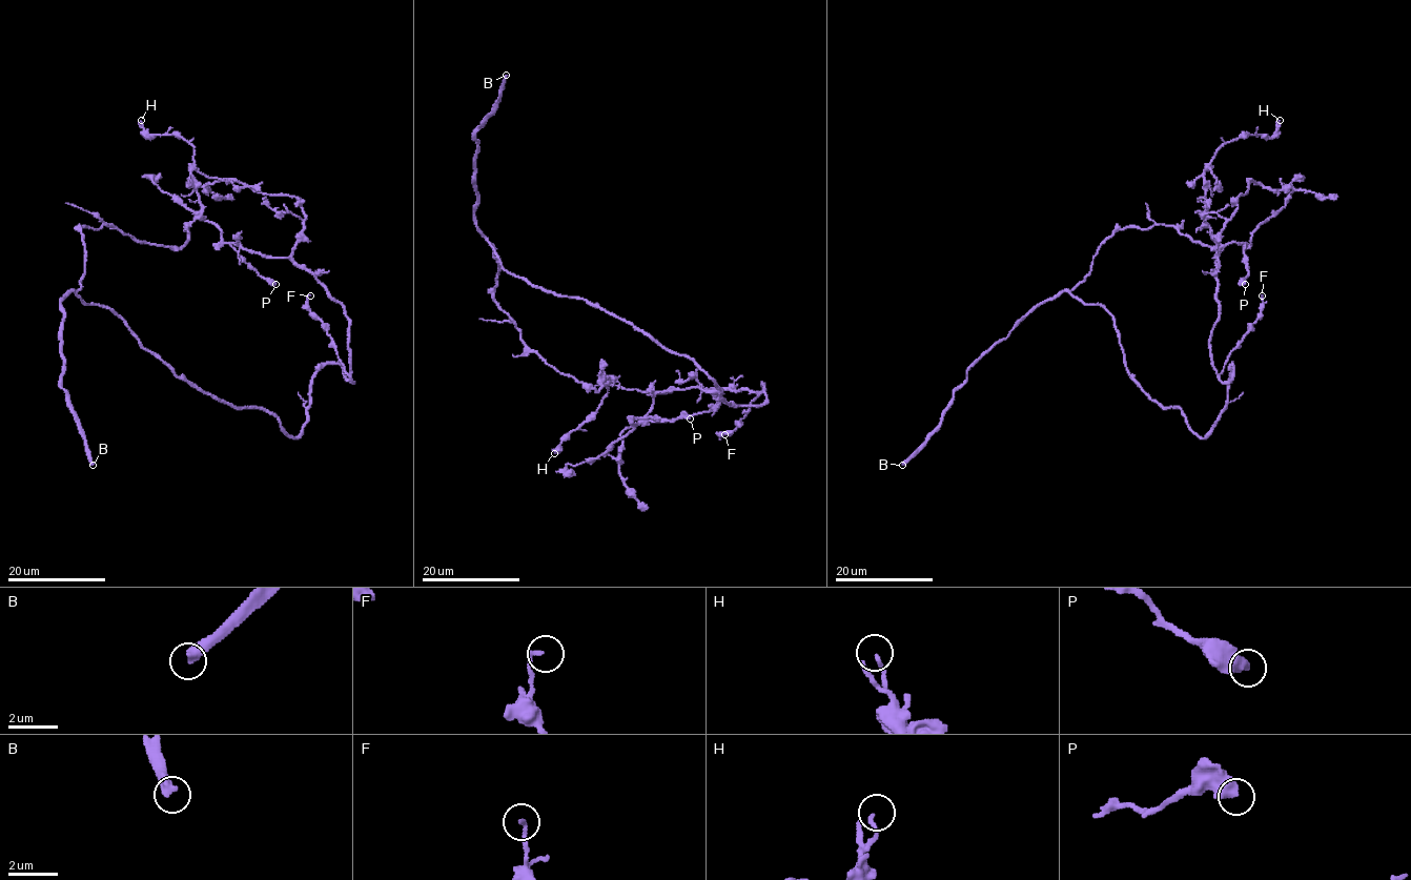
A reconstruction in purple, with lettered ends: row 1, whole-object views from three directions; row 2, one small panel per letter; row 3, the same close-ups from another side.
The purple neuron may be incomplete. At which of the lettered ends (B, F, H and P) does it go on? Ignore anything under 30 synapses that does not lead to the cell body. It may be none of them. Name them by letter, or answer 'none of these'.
B

